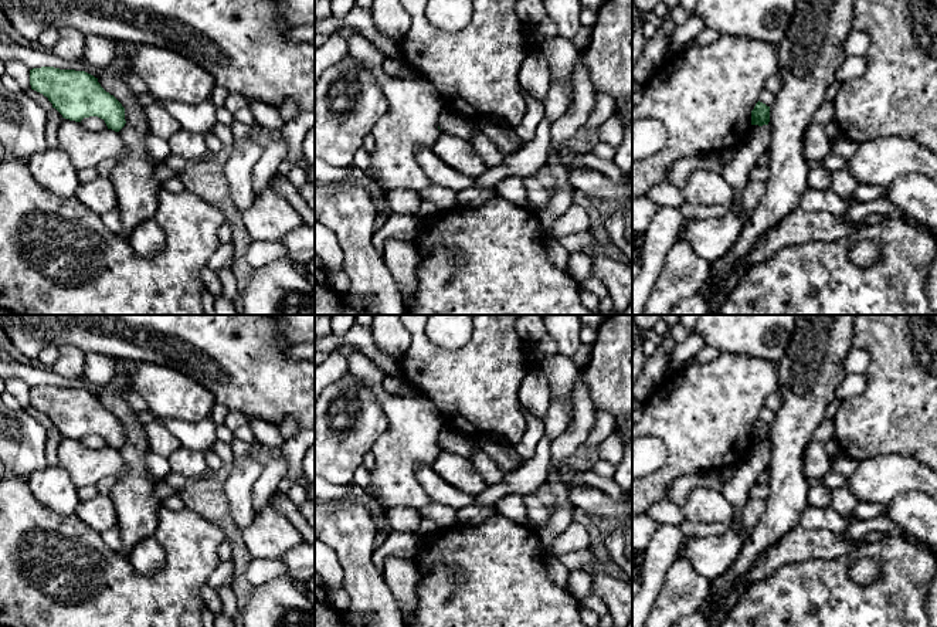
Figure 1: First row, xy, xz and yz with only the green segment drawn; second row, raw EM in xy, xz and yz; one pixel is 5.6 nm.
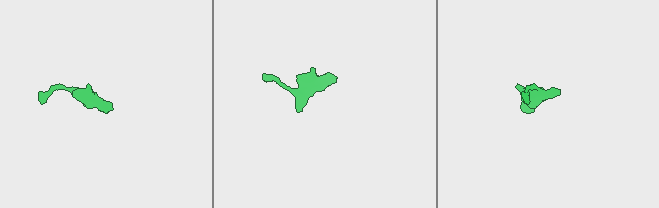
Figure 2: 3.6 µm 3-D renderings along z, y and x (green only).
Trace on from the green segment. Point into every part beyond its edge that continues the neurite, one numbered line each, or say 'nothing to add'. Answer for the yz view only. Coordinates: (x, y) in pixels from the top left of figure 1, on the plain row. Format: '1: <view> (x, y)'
nothing to add

